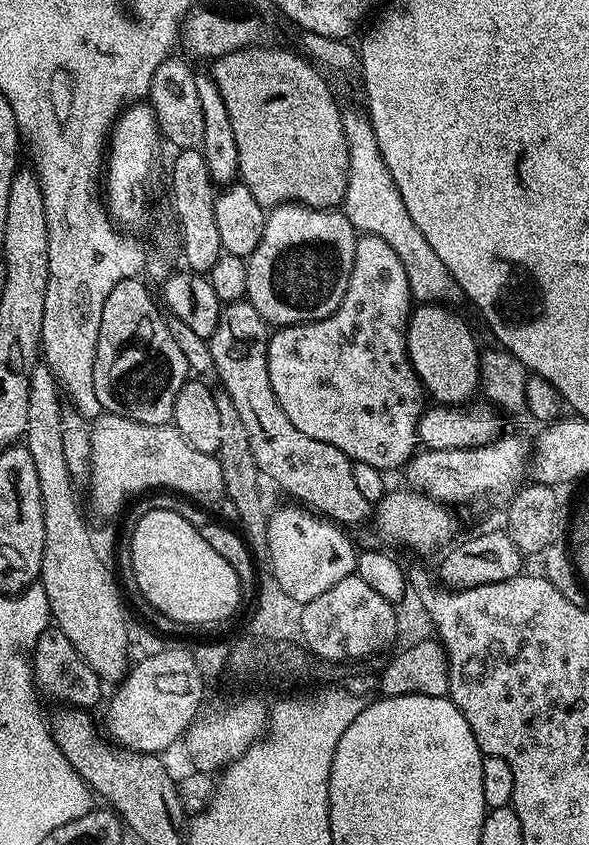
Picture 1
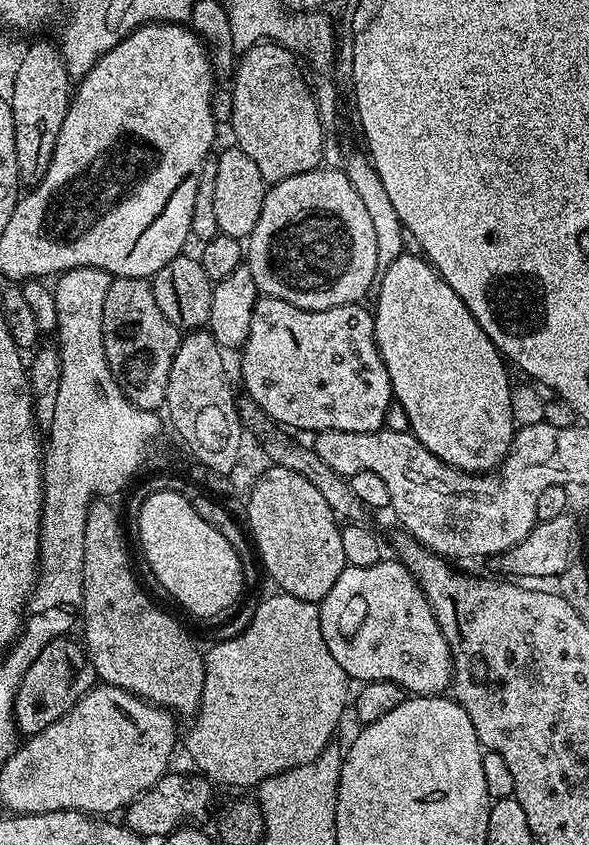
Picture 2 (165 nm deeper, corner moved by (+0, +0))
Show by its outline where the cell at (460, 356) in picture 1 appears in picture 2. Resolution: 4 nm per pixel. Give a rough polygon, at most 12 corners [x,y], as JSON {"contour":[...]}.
{"contour":[[423,255],[375,293],[395,403],[487,474],[518,427],[496,343]]}

